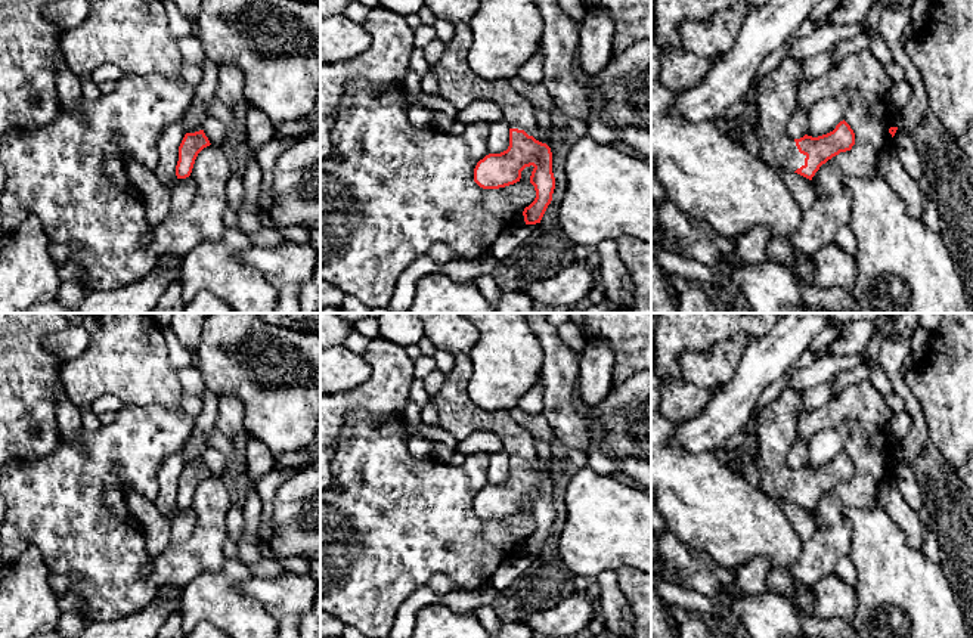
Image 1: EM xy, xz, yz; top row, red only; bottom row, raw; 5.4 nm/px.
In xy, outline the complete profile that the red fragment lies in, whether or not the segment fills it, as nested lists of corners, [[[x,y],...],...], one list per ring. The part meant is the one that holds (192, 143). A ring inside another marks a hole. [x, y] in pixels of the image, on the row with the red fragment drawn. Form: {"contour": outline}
{"contour": [[[204,130],[185,134],[179,146],[179,161],[176,165],[177,179],[186,179],[190,176],[198,154],[210,145]]]}

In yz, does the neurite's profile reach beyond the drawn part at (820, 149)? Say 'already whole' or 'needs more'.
needs more

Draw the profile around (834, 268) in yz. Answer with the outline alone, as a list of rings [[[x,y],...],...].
[[[836,242],[821,248],[812,260],[815,264],[814,282],[818,288],[853,291],[856,264],[853,257],[845,253]]]

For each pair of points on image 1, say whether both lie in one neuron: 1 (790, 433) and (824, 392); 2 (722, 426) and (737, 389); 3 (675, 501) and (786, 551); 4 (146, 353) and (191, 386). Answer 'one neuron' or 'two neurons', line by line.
1: two neurons
2: one neuron
3: one neuron
4: two neurons

